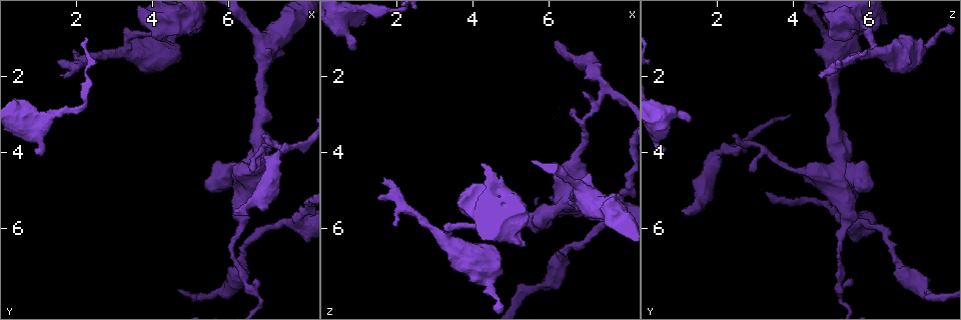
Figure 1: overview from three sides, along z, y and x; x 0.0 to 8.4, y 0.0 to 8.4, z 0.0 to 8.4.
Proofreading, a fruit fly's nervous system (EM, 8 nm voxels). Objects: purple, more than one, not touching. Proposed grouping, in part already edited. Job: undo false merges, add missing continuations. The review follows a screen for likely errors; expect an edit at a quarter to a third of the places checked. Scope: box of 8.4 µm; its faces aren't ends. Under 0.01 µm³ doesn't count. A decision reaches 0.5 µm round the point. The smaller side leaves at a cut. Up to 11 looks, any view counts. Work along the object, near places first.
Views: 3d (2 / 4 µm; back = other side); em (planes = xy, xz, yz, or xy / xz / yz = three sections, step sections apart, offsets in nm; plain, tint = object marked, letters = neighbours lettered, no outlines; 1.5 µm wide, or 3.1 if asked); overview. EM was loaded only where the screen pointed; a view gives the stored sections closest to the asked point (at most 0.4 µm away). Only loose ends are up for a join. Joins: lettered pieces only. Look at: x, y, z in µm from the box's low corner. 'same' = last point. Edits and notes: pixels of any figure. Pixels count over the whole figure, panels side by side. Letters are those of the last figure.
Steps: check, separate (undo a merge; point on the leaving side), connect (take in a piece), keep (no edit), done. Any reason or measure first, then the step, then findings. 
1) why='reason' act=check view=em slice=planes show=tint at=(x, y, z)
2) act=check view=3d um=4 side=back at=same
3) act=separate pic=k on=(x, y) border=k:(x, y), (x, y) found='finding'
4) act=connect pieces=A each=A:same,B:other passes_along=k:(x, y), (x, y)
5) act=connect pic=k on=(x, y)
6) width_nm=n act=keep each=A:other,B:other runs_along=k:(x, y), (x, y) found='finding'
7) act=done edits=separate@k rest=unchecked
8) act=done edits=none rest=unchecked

act=check view=3d um=4 at=(7.45, 3.95, 2.45)

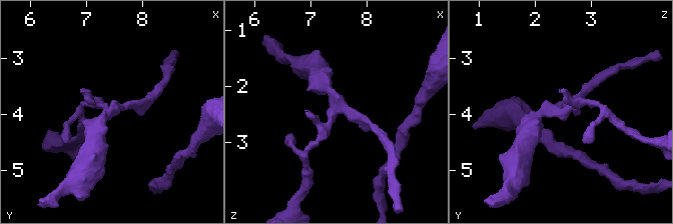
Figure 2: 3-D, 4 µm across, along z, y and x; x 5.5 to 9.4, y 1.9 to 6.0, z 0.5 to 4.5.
act=check view=em slice=xy step=8 show=letters at=(7.40, 4.00, 2.45)

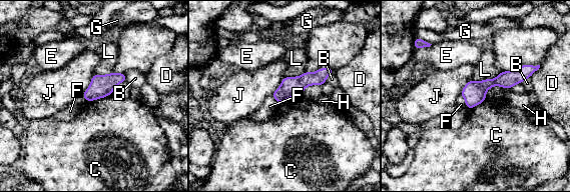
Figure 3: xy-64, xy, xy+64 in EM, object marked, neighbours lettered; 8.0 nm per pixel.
why='another direction' act=check view=em slice=planes show=letters at=same

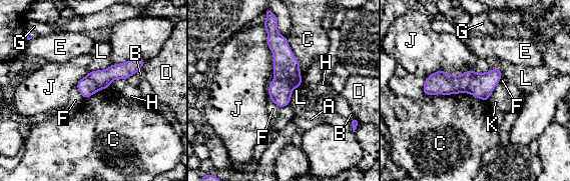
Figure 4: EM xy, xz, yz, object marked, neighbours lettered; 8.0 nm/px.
act=separate pic=4 on=(287, 68) each=A:other,B:other,C:other,D:other,E:other,F:other,G:other,H:other,J:other,K:other,L:other border=4:(274, 78), (286, 81), (293, 89) found='a second neuron is stuck on'

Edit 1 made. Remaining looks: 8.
why='thick turns thin' act=check view=em slice=xy step=4 show=letters at=(0.50, 3.05, 0.75)

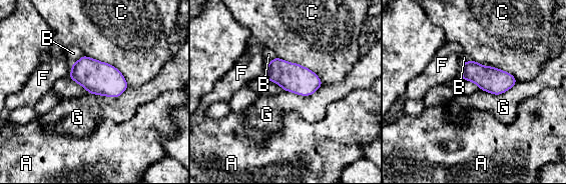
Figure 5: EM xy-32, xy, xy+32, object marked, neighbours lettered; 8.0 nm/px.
width_nm=90 longest_contact=C:440nm act=keep each=A:other,B:other,C:other,F:other,G:other found='continuous, no second neuron'

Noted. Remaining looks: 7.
act=done edits=separate@4 rest=unchecked

